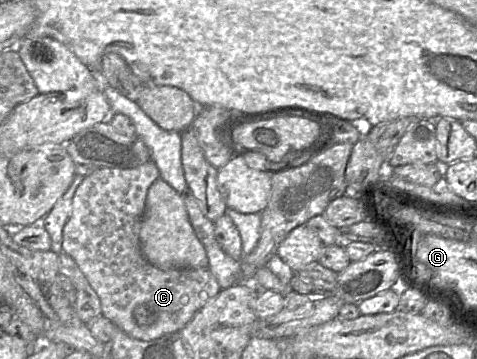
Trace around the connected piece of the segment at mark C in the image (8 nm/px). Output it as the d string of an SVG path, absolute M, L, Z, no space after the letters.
M153 161L135 168L100 167L85 176L77 187L72 201L72 213L63 228L62 251L71 256L97 293L102 315L128 336L150 341L178 333L194 315L221 290L209 268L161 269L152 265L143 255L139 231L150 186L160 178Z

